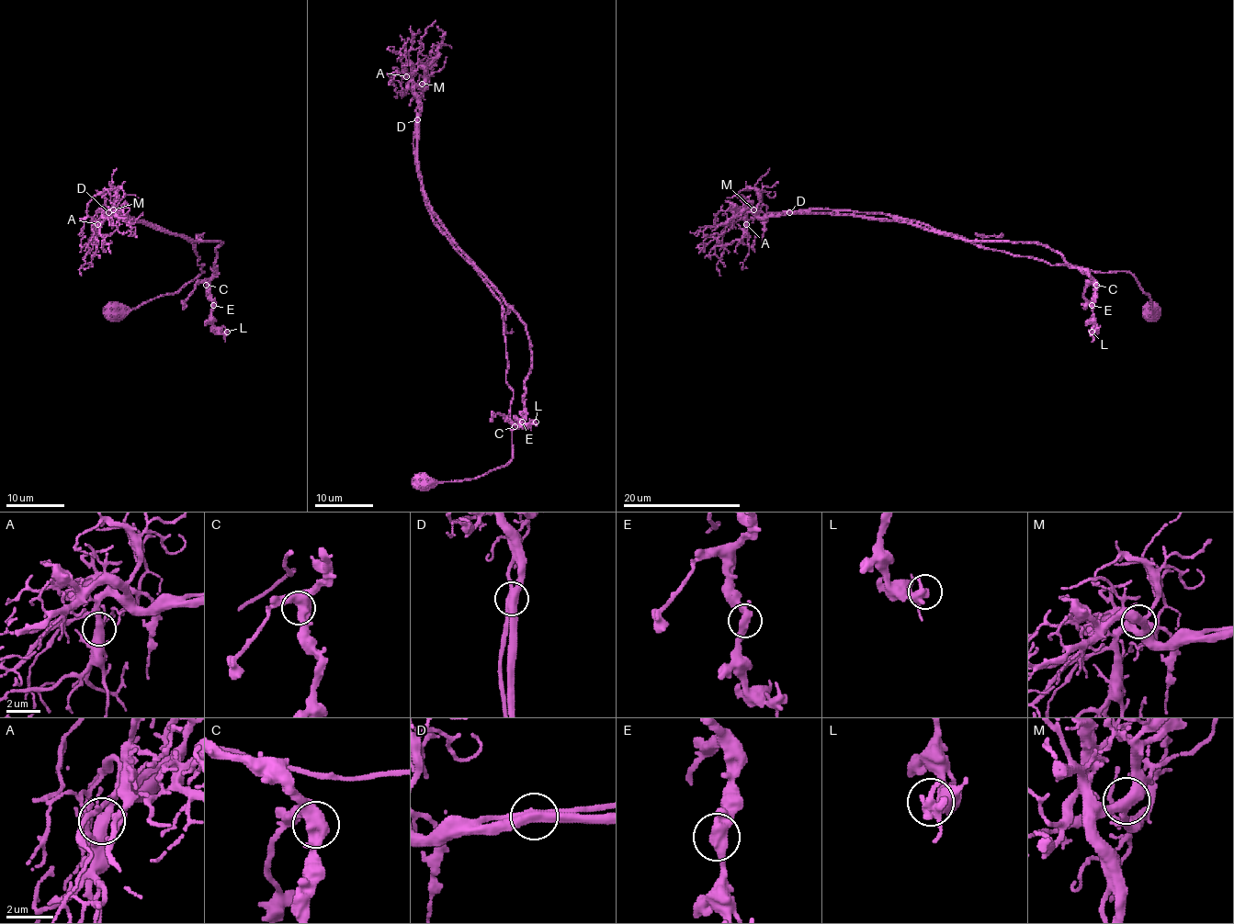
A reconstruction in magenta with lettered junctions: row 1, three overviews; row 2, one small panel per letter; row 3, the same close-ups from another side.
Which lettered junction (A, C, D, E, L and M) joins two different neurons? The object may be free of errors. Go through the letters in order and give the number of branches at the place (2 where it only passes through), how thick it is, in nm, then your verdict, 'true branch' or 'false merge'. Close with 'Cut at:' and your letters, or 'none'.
A: 3 | 360 nm | true branch
C: 3 | 500 nm | true branch
D: 3 | 380 nm | true branch
E: 3 | 360 nm | true branch
L: 3 | 340 nm | true branch
M: 3 | 360 nm | true branch
Cut at: none

